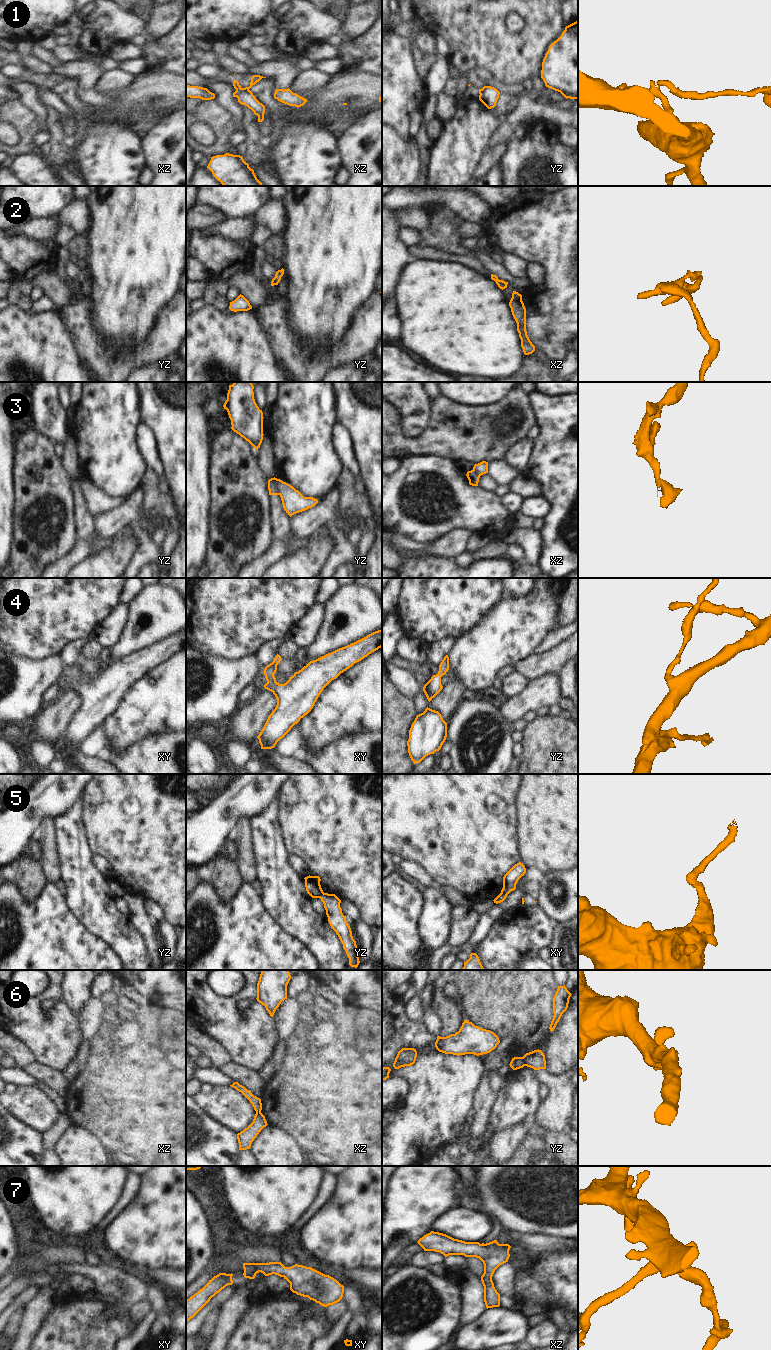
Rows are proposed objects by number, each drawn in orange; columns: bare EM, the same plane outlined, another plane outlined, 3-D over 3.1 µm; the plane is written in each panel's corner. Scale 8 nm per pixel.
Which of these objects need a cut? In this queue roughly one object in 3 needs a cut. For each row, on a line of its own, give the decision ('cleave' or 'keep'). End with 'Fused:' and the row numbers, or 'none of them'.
1: cleave
2: keep
3: cleave
4: keep
5: cleave
6: cleave
7: keep
Fused: 1, 3, 5, 6

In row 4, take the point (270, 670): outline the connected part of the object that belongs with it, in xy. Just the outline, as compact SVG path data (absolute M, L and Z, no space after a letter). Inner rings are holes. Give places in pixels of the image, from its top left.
M382 629L375 631L366 637L345 647L339 648L316 660L310 661L284 684L276 682L274 674L277 671L277 665L282 660L280 655L276 655L273 662L264 669L264 675L267 683L264 688L271 691L276 699L277 705L269 715L263 729L257 736L261 749L272 749L277 742L282 739L291 728L297 724L301 718L307 715L313 708L323 689L341 673L352 667L355 663L361 661L372 652L382 647Z

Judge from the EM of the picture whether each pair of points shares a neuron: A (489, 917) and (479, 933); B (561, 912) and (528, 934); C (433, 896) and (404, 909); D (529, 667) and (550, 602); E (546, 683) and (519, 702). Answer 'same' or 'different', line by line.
A: same
B: different
C: different
D: different
E: same

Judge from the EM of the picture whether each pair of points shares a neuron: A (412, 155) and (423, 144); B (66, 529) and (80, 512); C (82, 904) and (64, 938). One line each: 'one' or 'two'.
A: two
B: two
C: two

